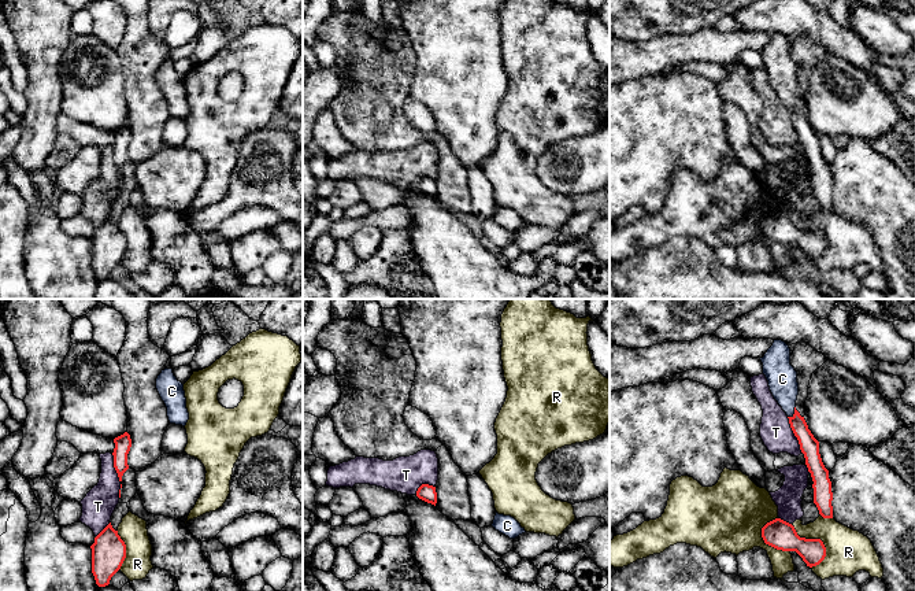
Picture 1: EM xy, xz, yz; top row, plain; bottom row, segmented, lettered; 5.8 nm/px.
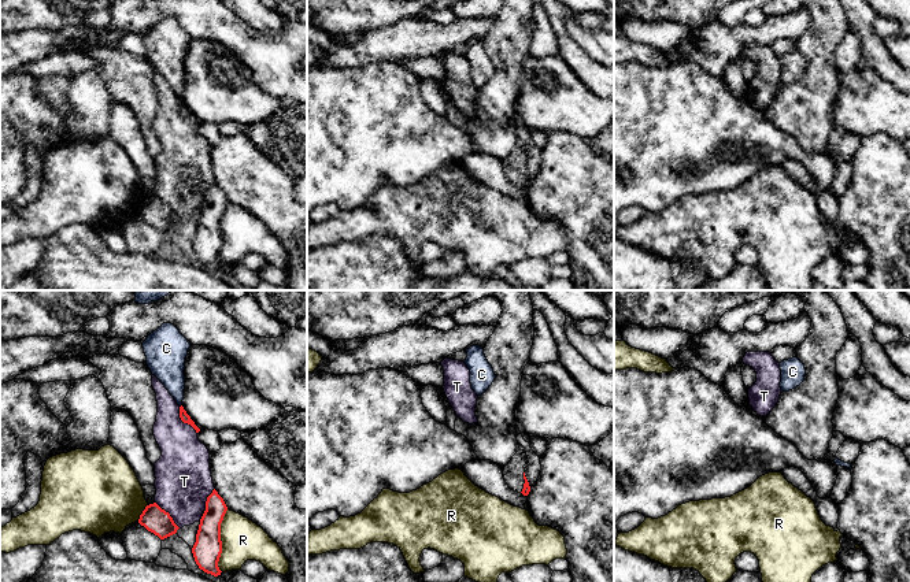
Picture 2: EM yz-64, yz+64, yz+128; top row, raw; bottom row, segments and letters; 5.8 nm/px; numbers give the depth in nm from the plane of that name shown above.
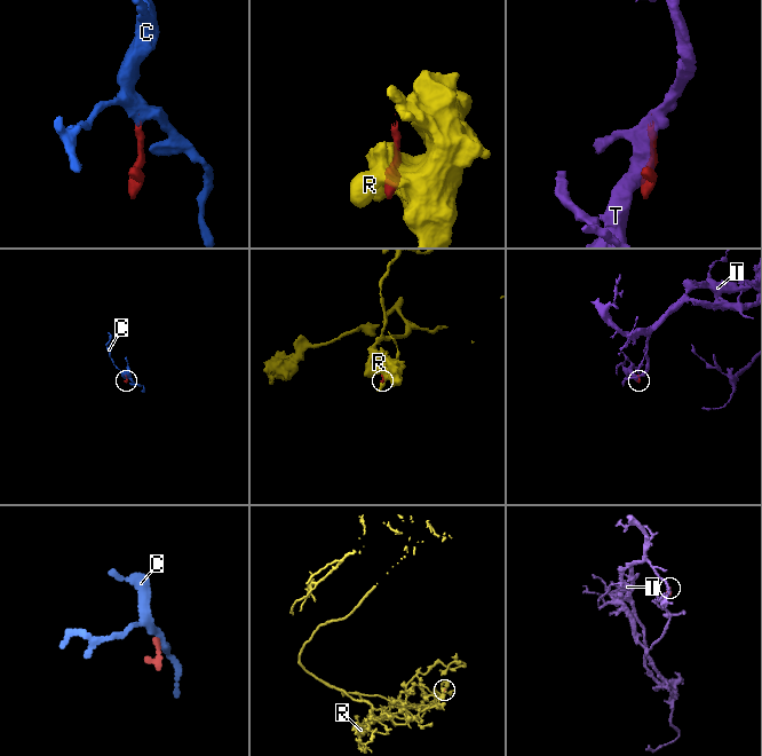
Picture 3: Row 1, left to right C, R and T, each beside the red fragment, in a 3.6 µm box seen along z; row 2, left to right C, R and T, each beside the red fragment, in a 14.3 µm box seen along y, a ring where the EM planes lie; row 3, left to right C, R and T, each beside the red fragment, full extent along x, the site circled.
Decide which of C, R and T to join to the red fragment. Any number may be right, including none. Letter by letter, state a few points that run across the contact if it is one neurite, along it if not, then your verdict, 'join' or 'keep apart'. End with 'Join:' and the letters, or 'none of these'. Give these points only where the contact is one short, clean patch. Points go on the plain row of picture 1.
C: line yz (808, 137), (795, 106), (788, 98), (782, 71); join
R: keep apart
T: keep apart
Join: C

